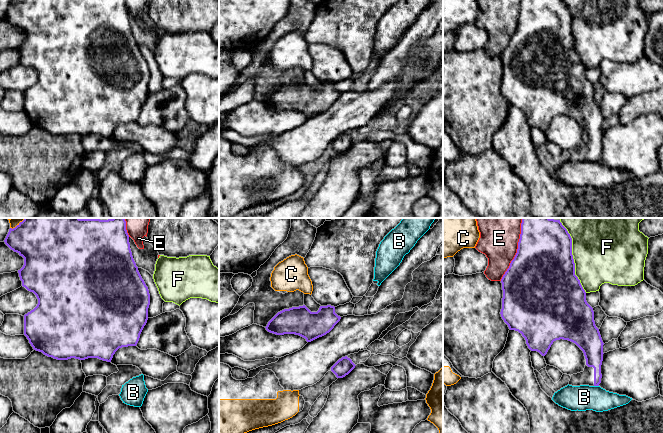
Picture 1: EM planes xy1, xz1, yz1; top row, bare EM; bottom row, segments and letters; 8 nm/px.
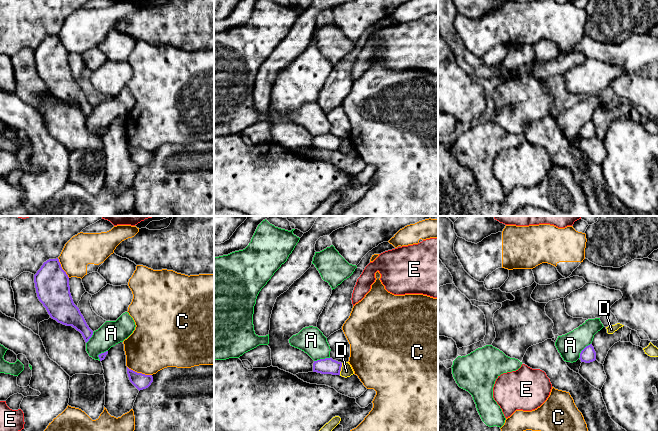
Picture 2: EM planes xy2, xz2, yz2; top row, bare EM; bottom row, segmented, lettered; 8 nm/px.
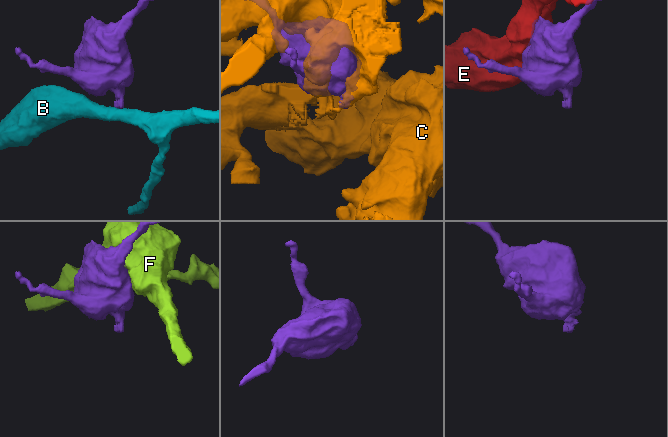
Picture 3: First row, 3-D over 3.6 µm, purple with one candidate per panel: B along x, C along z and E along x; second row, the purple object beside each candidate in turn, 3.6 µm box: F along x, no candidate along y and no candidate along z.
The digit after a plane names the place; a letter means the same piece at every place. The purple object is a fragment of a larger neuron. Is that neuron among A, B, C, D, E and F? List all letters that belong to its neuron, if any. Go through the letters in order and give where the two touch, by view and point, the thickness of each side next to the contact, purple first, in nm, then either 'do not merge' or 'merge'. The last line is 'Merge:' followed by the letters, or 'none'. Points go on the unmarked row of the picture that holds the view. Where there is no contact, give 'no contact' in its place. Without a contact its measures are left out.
A: yz2 (582, 126) | 120/200 nm | do not merge
B: yz1 (596, 161) | 150/200 nm | do not merge
C: xy2 (139, 149) | 130/400 nm | do not merge
D: xz2 (340, 145) | 130/100 nm | do not merge
E: yz1 (517, 28) | 500/300 nm | do not merge
F: yz1 (572, 34) | 500/480 nm | do not merge
Merge: none

